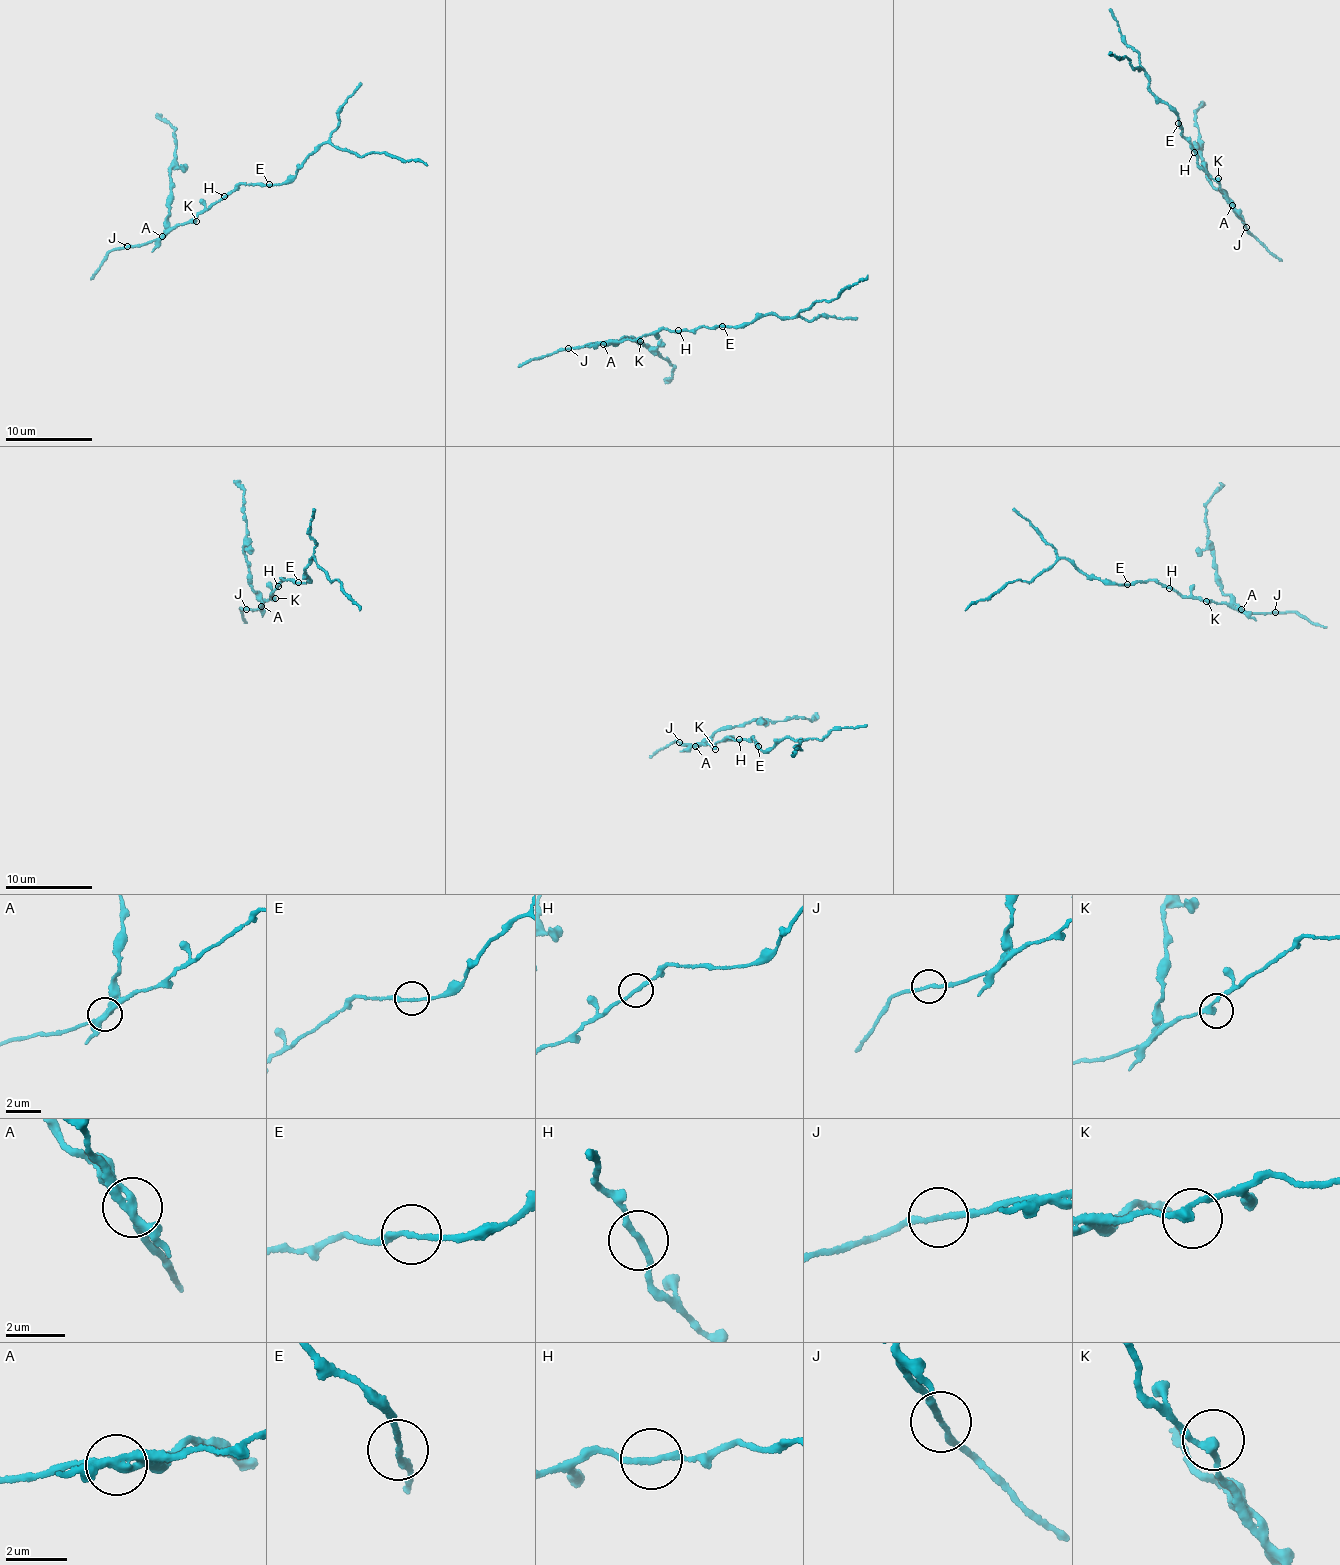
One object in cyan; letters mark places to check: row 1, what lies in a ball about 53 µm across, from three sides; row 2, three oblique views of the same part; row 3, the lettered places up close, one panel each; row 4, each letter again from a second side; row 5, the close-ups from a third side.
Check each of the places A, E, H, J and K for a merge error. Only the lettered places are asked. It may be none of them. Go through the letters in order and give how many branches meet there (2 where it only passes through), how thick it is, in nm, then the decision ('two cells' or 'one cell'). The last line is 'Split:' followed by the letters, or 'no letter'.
A: 3 | 280 nm | two cells
E: 2 | 170 nm | two cells
H: 2 | 180 nm | one cell
J: 2 | 170 nm | one cell
K: 2 | 240 nm | one cell
Split: A, E

